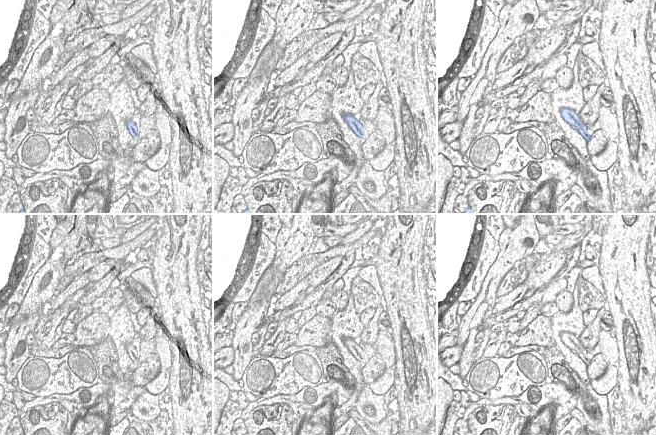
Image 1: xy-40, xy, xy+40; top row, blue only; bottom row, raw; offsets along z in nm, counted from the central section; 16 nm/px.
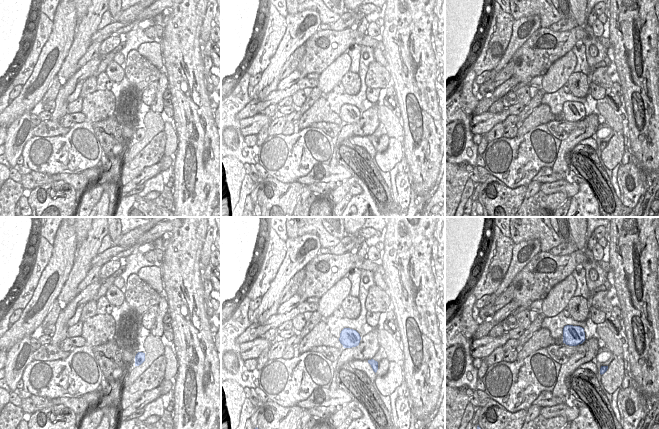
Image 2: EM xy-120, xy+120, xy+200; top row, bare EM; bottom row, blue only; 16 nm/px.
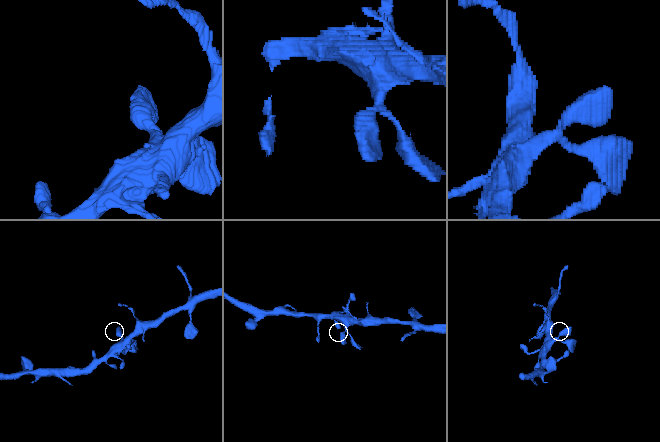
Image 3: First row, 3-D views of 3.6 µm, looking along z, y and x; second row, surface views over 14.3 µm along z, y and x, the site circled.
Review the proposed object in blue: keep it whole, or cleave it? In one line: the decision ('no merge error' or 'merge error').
no merge error

